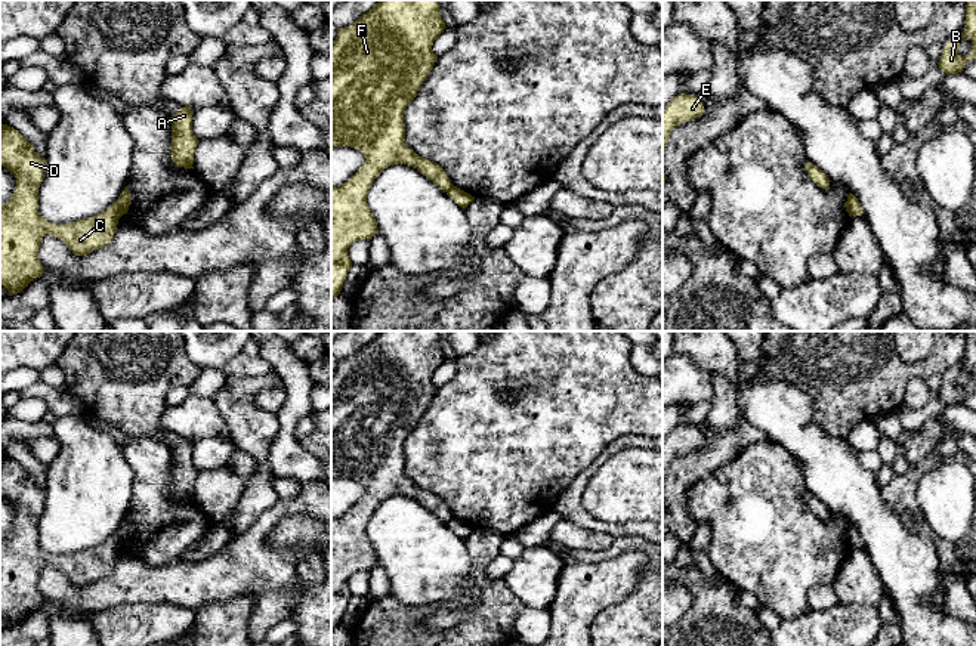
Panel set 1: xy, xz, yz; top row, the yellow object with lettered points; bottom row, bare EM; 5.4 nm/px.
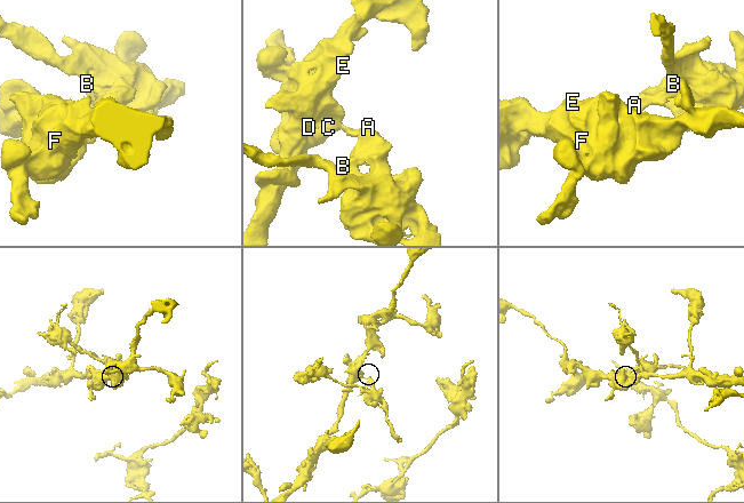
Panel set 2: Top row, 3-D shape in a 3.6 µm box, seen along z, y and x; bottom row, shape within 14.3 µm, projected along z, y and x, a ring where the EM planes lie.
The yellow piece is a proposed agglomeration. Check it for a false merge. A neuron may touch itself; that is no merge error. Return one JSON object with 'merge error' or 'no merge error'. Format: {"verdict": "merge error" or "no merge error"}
{"verdict": "merge error"}

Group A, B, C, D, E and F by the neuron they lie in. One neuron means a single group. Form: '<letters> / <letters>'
A B / C D E F

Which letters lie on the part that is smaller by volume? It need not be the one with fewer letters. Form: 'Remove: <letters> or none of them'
Remove: A, B

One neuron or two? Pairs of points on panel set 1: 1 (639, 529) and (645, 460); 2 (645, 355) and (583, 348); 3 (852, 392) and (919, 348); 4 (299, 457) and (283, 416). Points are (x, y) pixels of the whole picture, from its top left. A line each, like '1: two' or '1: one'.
1: two
2: two
3: two
4: one

